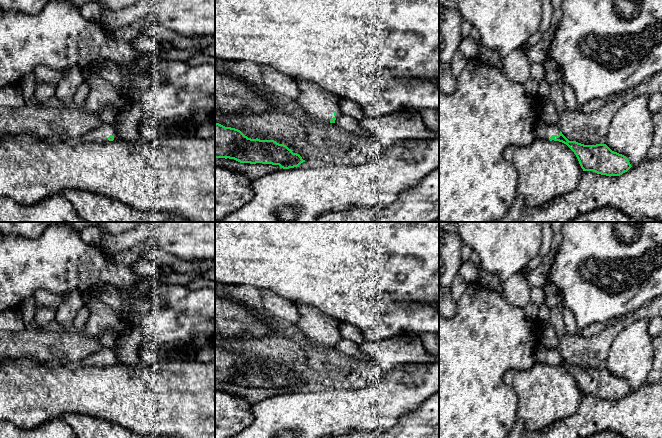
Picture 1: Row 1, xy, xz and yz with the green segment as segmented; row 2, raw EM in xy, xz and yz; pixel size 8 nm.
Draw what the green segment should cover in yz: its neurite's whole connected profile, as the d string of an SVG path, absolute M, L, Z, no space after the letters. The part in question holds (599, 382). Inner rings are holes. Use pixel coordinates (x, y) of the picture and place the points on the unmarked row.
M539 341L535 346L534 360L535 363L566 368L576 379L583 395L593 395L606 400L620 400L632 391L626 380L612 375L606 368L584 369L569 365L558 349L547 348Z

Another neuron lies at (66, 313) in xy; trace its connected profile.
M72 291L65 294L65 300L56 310L55 316L55 320L63 326L65 332L74 331L73 321L79 310L86 306L90 296L90 294L79 291Z

